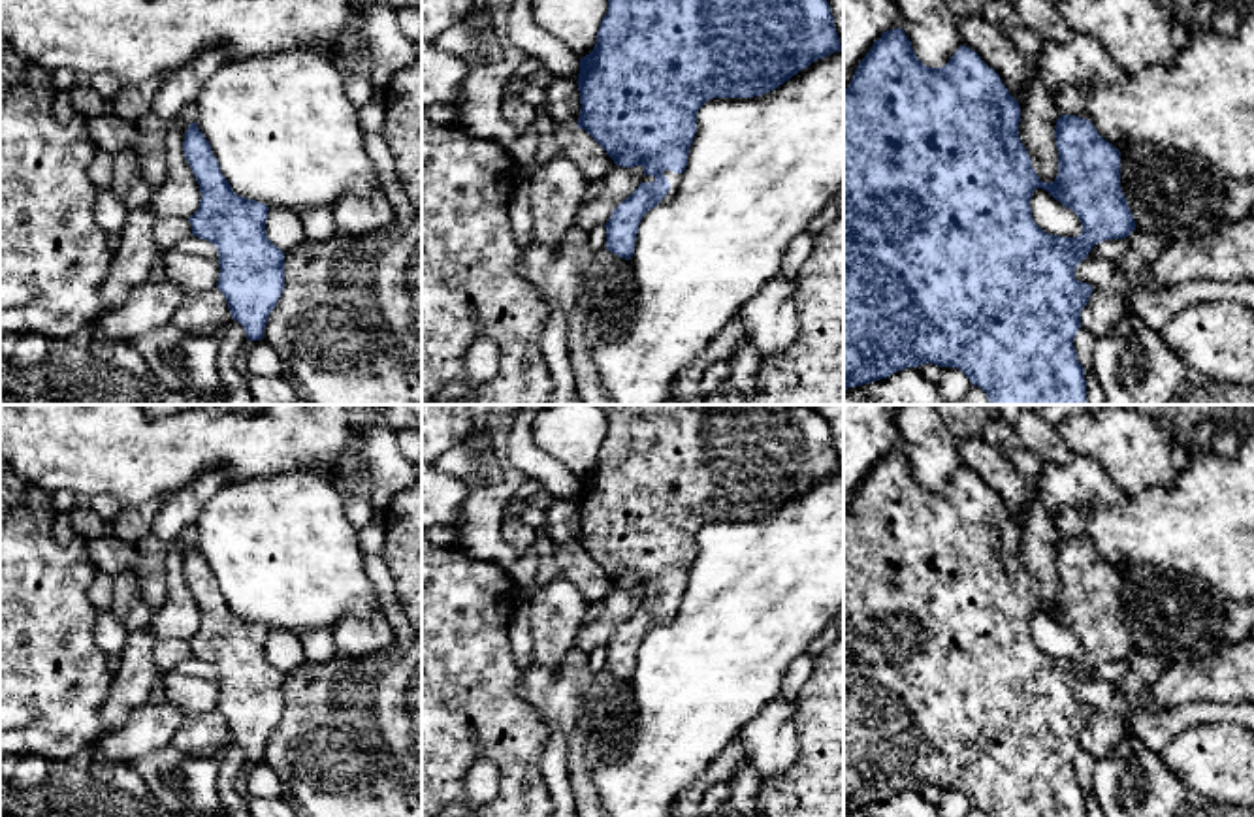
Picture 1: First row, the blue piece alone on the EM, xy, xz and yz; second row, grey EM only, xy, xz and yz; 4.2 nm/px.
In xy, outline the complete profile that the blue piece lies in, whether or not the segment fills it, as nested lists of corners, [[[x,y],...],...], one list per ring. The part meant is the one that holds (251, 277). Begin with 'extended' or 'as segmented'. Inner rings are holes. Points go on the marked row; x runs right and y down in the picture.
as segmented | [[[196,122],[185,132],[183,151],[201,192],[200,207],[188,218],[192,235],[217,247],[220,267],[217,288],[224,294],[232,318],[243,326],[247,339],[260,341],[264,339],[269,312],[284,290],[284,252],[265,233],[269,207],[241,198],[232,190]]]

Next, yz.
as segmented | [[[894,28],[883,32],[857,66],[849,87],[844,88],[844,390],[887,378],[908,367],[934,363],[960,369],[987,393],[989,405],[1086,405],[1085,369],[1077,360],[1073,339],[1081,328],[1081,311],[1094,288],[1075,279],[1075,267],[1088,258],[1094,245],[1124,239],[1135,230],[1120,188],[1120,151],[1105,141],[1088,119],[1060,115],[1054,130],[1058,175],[1053,183],[1043,183],[1021,143],[1019,122],[1019,102],[1000,75],[966,45],[960,45],[945,66],[928,68],[913,53],[904,30]],[[1036,188],[1047,190],[1079,216],[1083,232],[1077,237],[1051,235],[1034,222],[1030,200]]]

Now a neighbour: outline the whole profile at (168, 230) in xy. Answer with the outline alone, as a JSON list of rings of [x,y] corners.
[[[158,218],[154,235],[162,245],[175,245],[192,235],[192,226],[185,218]]]

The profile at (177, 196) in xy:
[[[190,111],[175,117],[166,134],[166,179],[151,196],[151,209],[158,218],[188,220],[200,207],[200,184],[185,158],[185,132],[194,122]]]

